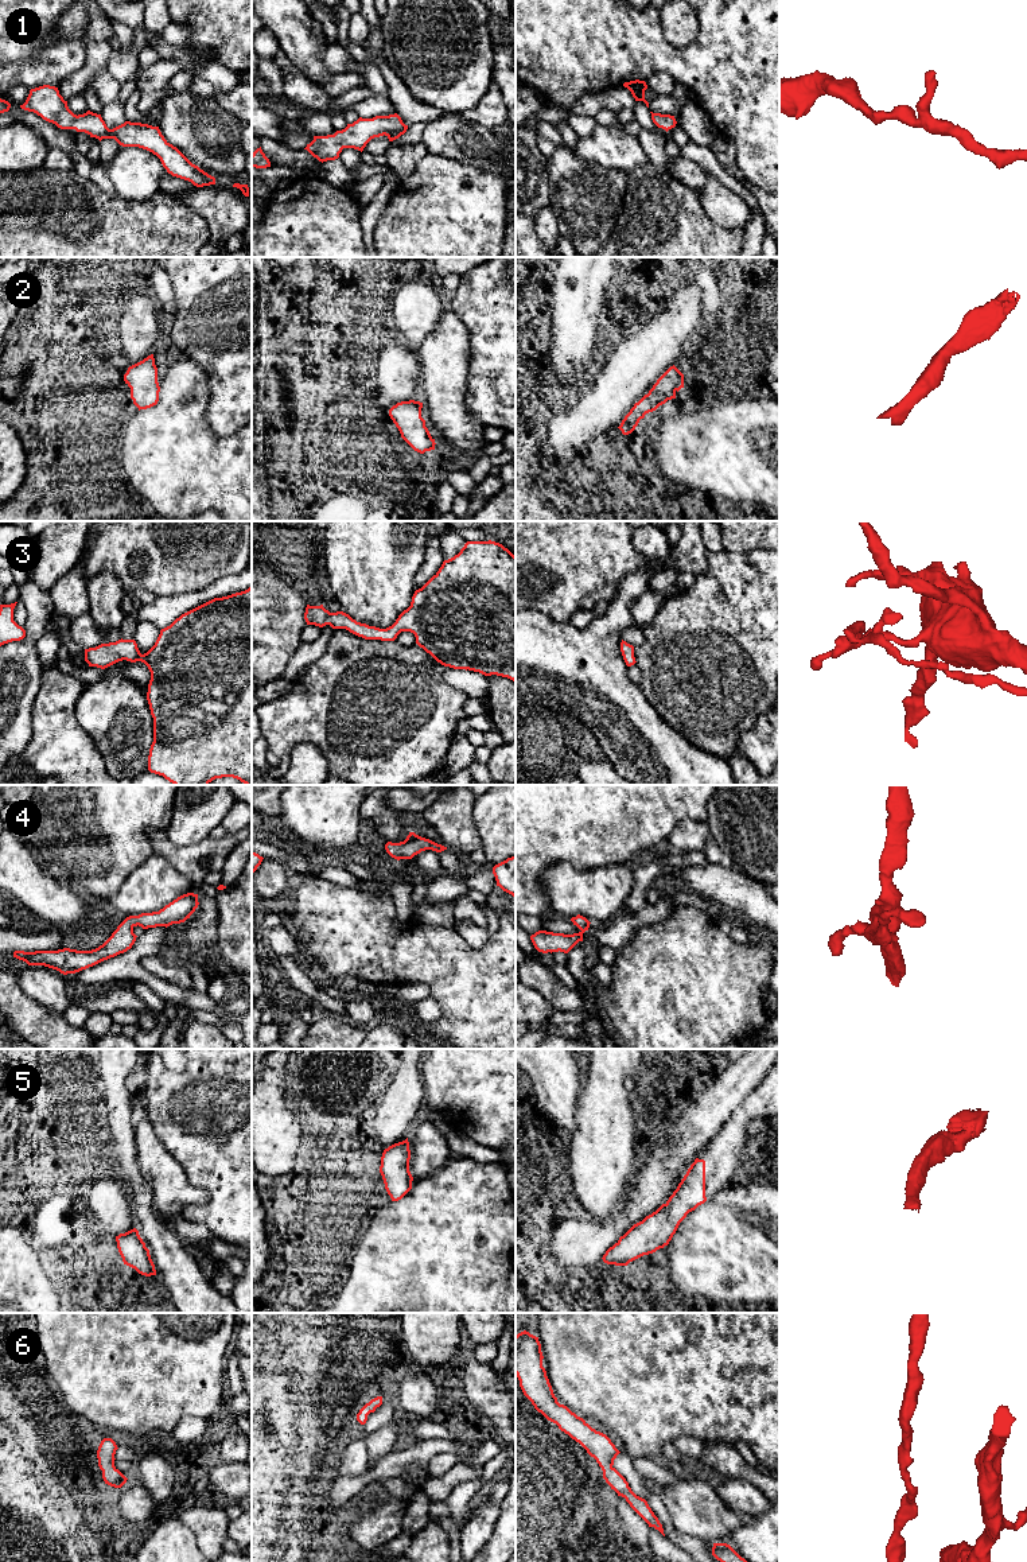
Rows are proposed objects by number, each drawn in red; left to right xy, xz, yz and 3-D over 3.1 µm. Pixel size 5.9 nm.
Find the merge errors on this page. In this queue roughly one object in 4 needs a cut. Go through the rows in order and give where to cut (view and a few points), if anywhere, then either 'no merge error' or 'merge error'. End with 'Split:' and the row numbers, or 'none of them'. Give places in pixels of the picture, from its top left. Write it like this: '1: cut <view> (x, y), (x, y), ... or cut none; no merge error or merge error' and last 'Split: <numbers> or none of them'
1: cut none; no merge error
2: cut none; no merge error
3: cut none; no merge error
4: cut none; no merge error
5: cut none; no merge error
6: cut none; no merge error
Split: none of them

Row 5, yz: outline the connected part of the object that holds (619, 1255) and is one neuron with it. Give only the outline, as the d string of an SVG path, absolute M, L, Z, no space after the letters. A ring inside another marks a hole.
M696 1158L669 1200L621 1236L606 1251L603 1262L627 1266L643 1255L664 1248L686 1215L705 1201L705 1161Z

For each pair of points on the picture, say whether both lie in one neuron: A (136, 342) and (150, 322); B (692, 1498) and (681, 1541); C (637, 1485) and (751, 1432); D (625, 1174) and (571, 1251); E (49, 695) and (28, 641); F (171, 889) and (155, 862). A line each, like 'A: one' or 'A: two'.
A: one
B: two
C: two
D: two
E: two
F: one

